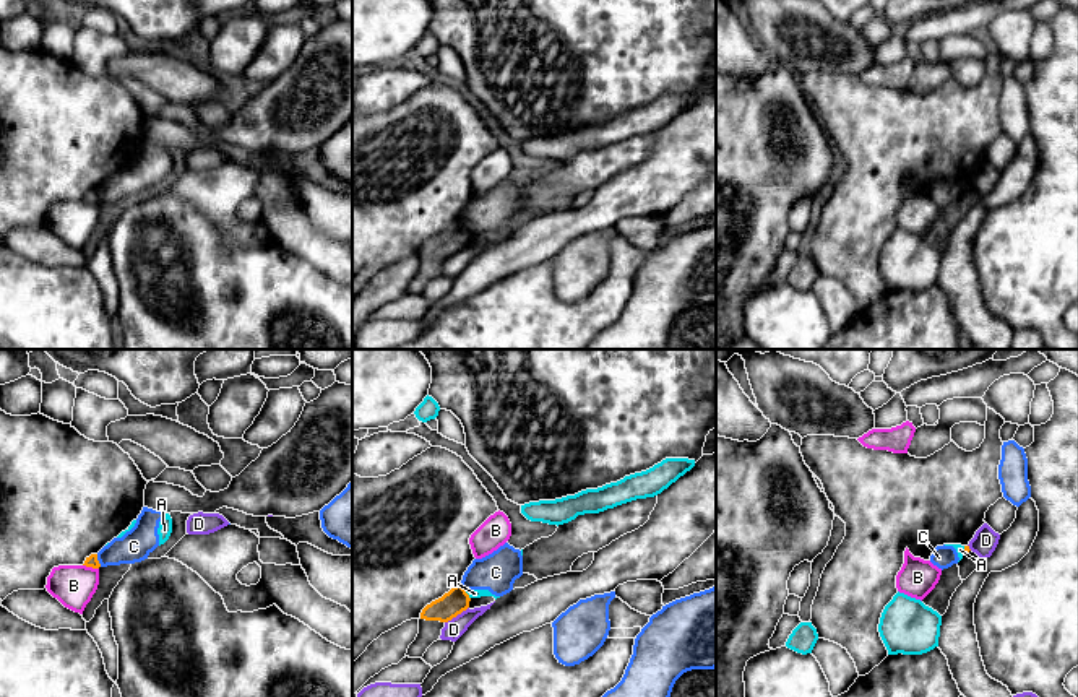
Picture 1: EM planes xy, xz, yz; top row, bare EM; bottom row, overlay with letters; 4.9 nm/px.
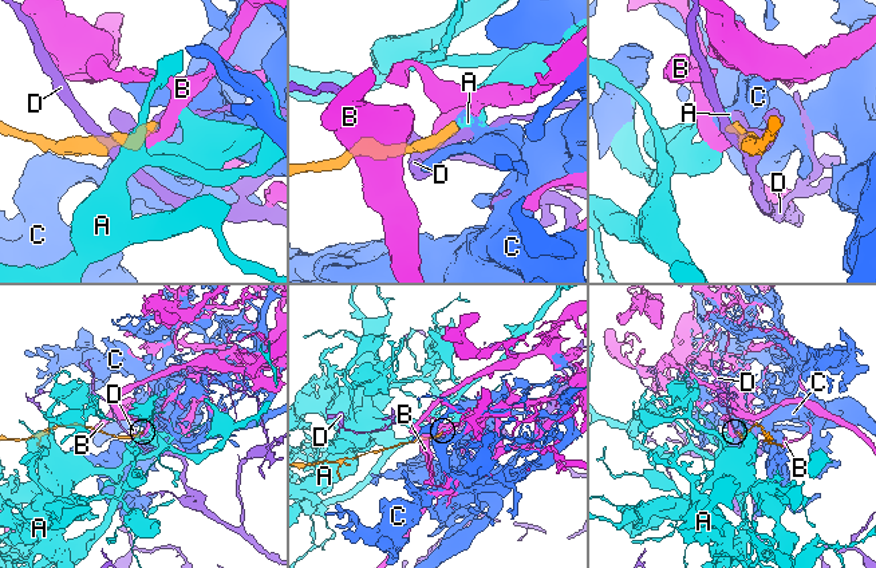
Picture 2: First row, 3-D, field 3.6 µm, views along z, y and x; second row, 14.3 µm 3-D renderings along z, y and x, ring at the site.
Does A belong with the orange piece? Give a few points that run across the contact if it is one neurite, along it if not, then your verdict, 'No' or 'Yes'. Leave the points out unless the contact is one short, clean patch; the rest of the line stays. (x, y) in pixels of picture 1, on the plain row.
Line: xz (465, 228), (470, 234). No

